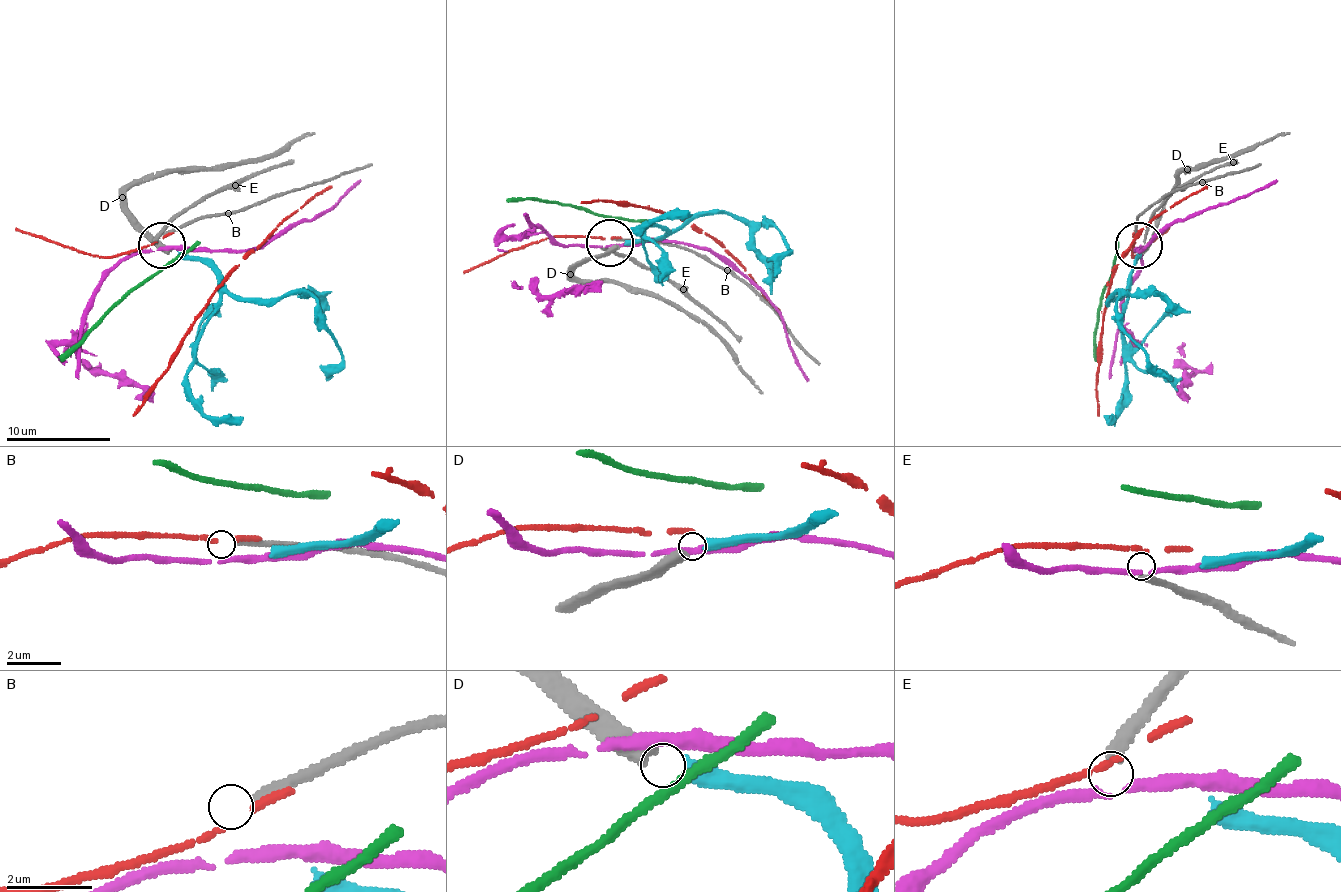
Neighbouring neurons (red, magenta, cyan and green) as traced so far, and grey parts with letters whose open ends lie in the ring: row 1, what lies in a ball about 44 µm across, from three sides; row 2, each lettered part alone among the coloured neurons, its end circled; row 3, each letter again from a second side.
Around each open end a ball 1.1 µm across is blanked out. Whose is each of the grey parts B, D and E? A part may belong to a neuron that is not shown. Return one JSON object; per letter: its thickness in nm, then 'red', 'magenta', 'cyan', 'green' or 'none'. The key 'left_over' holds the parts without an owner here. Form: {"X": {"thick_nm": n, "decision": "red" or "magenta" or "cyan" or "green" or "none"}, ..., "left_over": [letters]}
{"B": {"thick_nm": 200, "decision": "none"}, "D": {"thick_nm": 440, "decision": "cyan"}, "E": {"thick_nm": 240, "decision": "none"}, "left_over": ["B", "E"]}

